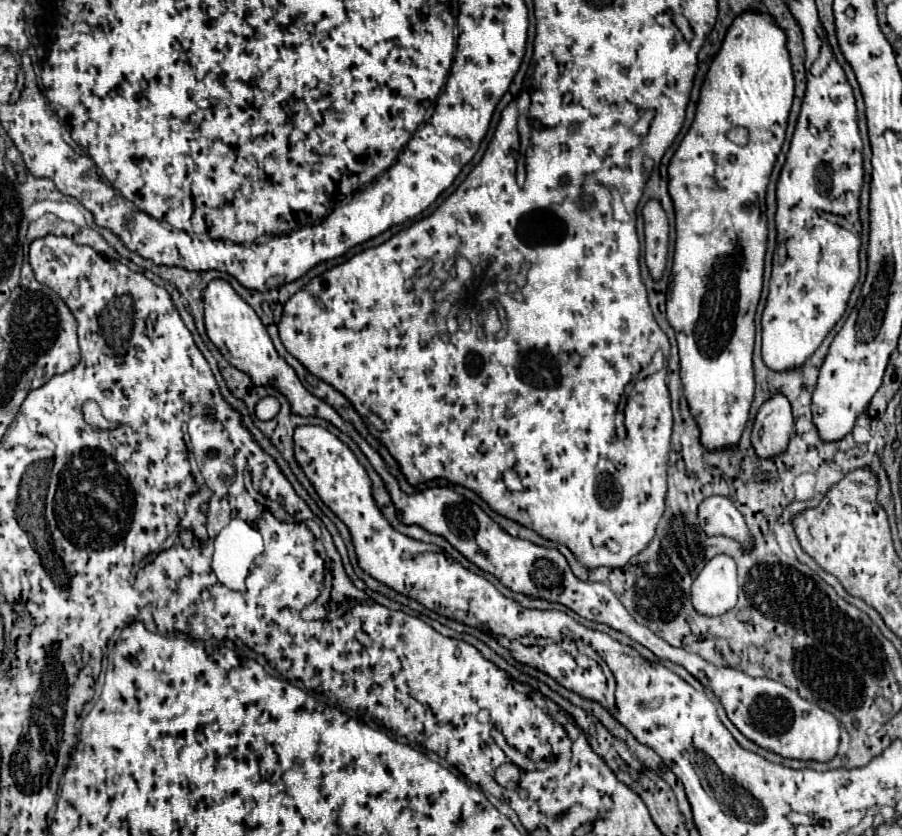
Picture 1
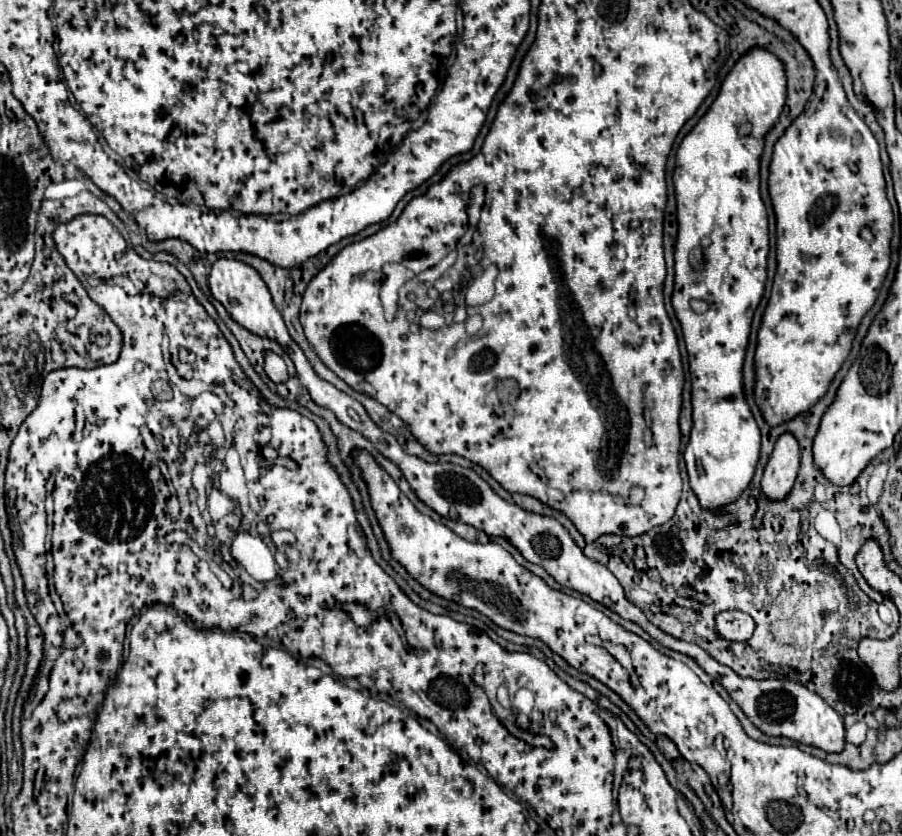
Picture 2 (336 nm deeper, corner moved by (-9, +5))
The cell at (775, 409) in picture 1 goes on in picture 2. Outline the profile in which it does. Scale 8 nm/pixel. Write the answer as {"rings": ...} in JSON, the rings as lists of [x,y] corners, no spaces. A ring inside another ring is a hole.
{"rings":[[[783,433],[775,443],[761,481],[761,489],[769,501],[783,501],[791,493],[799,471],[799,457],[797,439],[791,433]]]}

